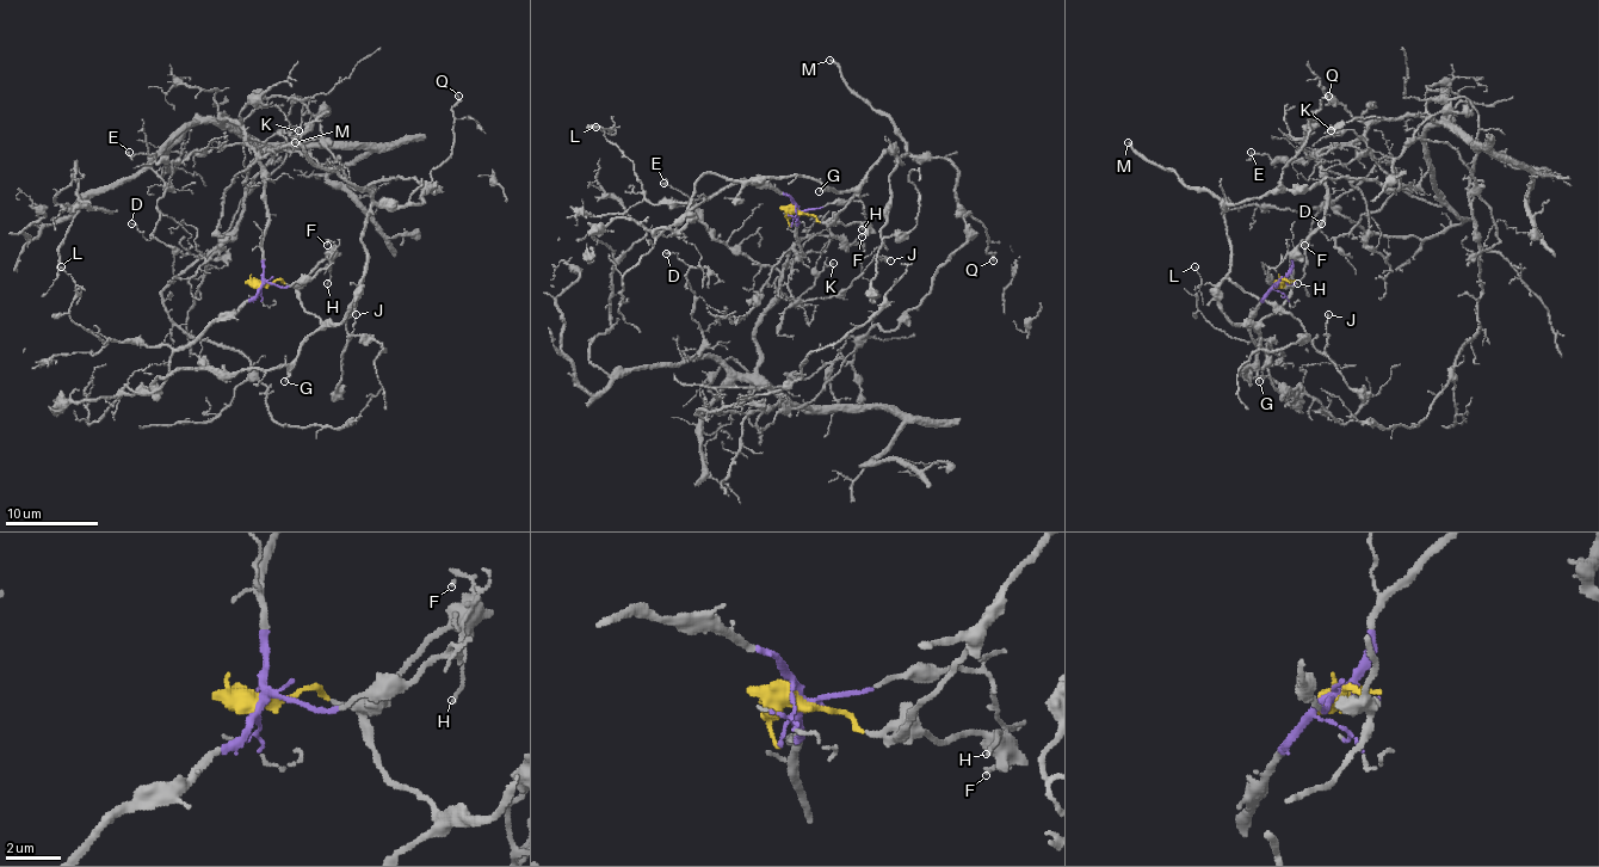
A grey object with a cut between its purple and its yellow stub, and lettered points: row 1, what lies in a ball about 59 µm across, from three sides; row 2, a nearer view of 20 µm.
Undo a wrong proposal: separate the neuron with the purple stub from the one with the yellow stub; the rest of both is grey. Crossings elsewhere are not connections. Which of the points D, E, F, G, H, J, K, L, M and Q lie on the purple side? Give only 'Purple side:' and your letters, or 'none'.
Purple side: D, E, K, L

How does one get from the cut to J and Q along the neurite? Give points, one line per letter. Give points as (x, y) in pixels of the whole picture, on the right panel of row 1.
J: (1278, 284), (1290, 297), (1259, 321), (1222, 309), (1232, 280), (1290, 312), (1320, 351), (1329, 314)
Q: (1278, 284), (1290, 289), (1283, 305), (1234, 324), (1220, 300), (1232, 253), (1222, 207), (1271, 191), (1329, 96)

